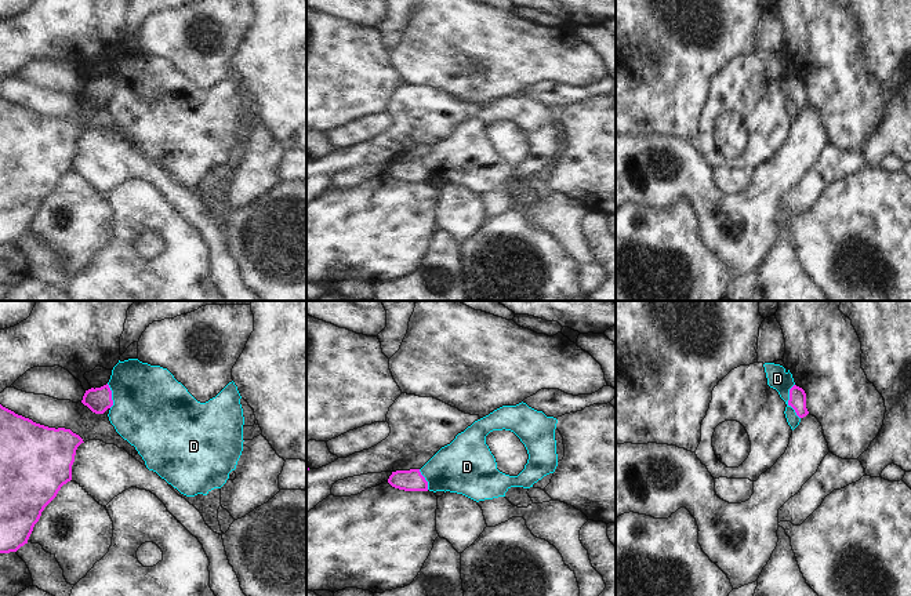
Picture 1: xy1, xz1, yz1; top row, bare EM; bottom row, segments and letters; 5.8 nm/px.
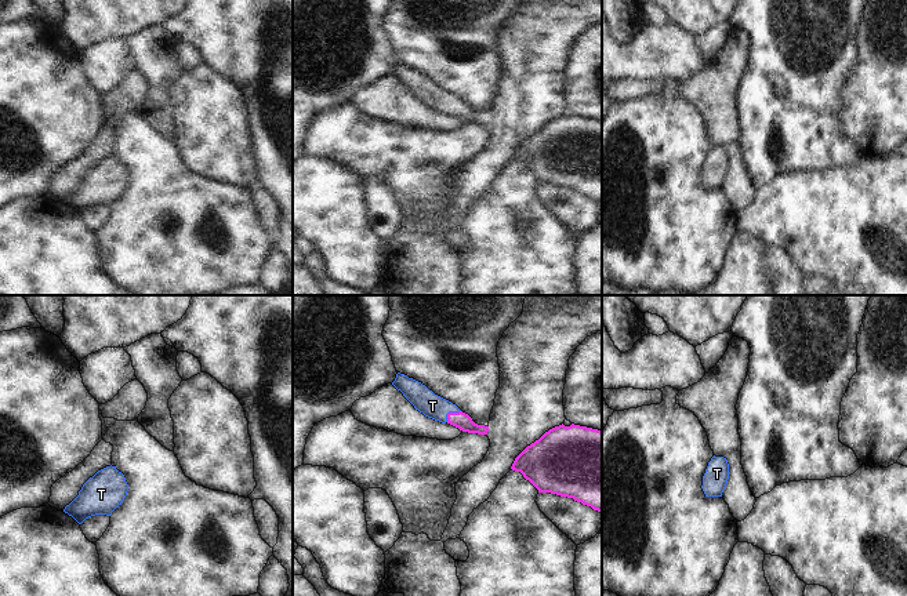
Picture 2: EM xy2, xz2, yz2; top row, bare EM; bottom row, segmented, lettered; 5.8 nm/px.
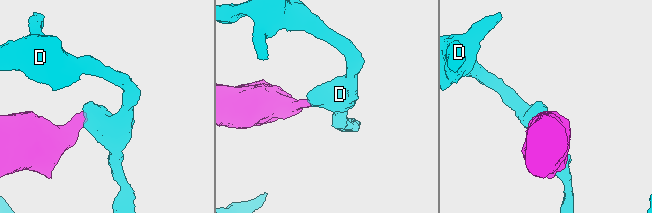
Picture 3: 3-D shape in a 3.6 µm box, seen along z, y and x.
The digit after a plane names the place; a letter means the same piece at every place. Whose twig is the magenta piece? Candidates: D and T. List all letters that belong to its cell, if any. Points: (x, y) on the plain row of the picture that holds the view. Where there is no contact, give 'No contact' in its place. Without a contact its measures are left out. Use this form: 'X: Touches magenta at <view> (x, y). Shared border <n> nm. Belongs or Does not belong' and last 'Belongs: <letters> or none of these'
D: Touches magenta at yz1 (788, 93). Shared border 220 nm. Does not belong
T: Touches magenta at xz2 (450, 104). Shared border 110 nm. Belongs
Belongs: T

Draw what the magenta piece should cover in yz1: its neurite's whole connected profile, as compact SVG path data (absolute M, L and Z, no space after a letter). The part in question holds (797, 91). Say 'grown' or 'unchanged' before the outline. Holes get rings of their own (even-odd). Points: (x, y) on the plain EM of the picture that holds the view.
unchanged; M794 76L790 80L788 97L791 97L795 101L799 109L803 109L809 105L806 99L806 84L802 79Z

